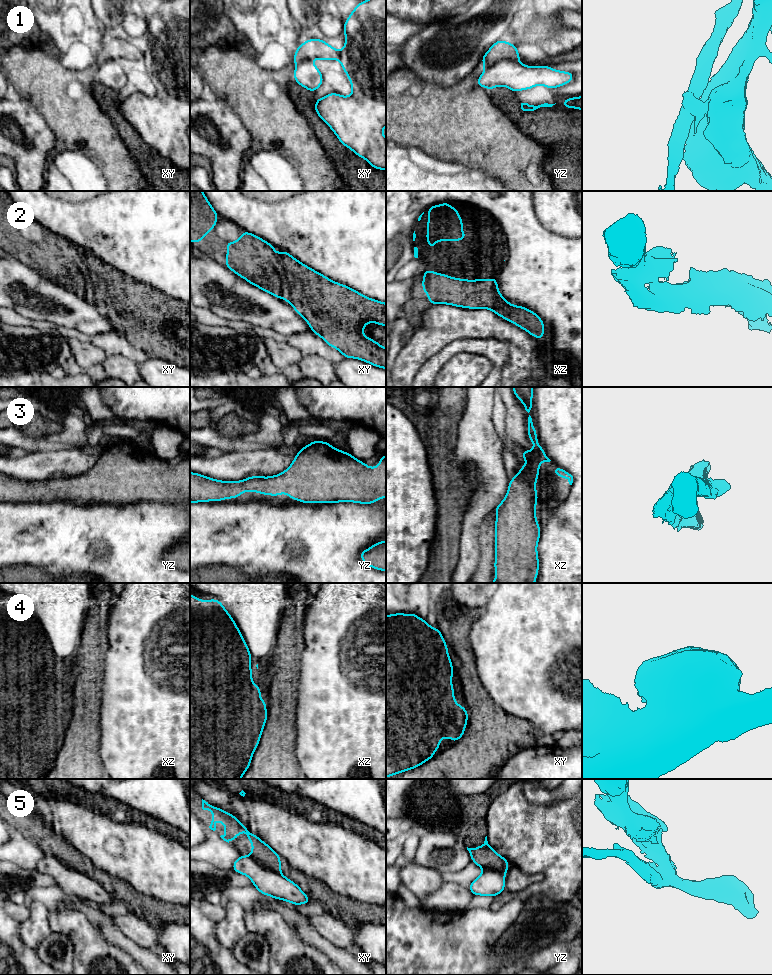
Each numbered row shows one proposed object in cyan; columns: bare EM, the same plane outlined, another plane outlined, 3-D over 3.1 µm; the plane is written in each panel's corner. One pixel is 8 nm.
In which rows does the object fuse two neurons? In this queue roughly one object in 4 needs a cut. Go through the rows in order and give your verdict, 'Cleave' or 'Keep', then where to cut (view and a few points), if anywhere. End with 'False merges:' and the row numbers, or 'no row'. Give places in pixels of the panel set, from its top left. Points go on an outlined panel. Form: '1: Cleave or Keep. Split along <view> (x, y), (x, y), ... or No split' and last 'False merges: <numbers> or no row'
1: Cleave. Split along yz (516, 60), (500, 60), (484, 71)
2: Keep. No split
3: Keep. No split
4: Keep. No split
5: Cleave. Split along xy (248, 856), (280, 874)
False merges: 1, 5

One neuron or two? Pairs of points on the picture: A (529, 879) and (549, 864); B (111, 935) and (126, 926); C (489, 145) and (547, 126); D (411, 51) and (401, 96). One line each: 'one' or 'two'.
A: two
B: two
C: two
D: two

